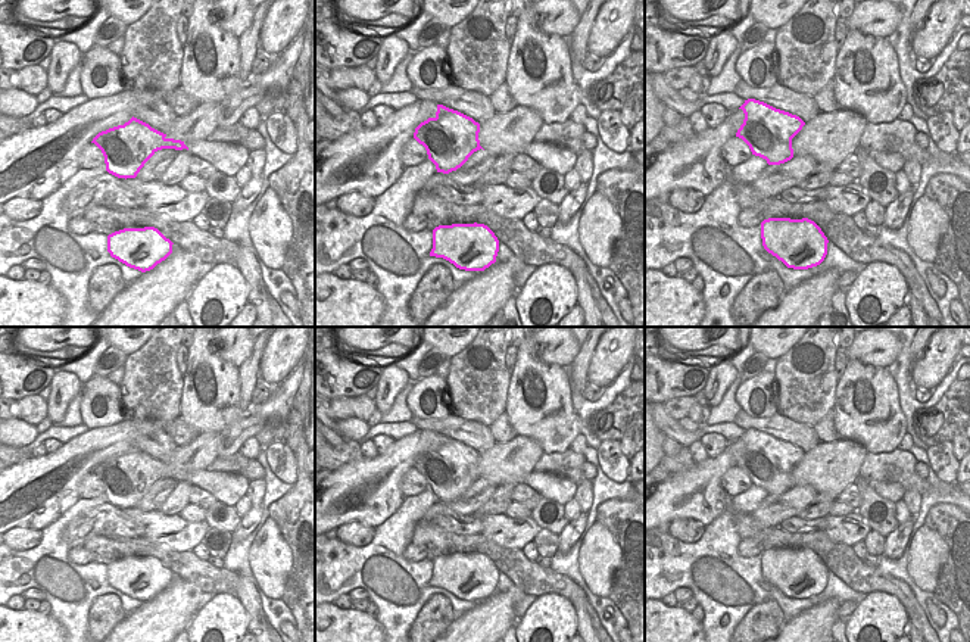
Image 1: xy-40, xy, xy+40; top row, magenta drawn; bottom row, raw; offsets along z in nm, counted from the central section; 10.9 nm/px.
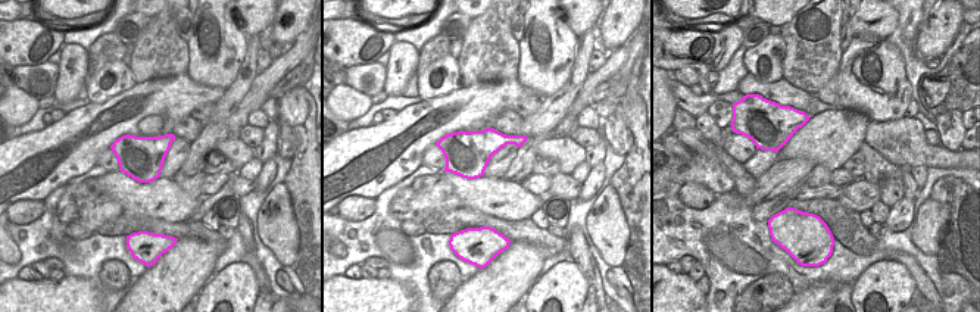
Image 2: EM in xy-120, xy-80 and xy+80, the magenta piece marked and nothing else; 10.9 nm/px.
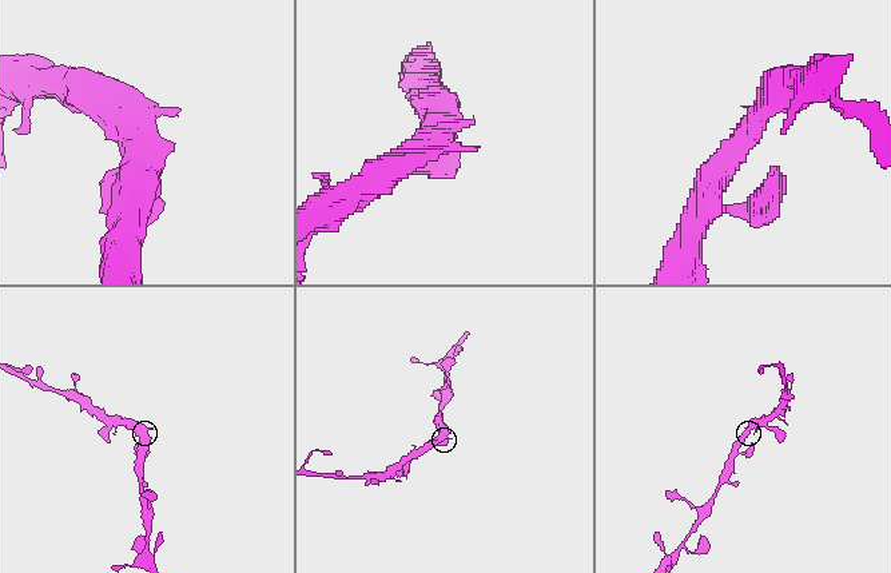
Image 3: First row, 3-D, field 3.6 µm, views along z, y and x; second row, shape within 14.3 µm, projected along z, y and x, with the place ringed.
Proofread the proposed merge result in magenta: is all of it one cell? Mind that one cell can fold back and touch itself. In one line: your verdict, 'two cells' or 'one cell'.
one cell

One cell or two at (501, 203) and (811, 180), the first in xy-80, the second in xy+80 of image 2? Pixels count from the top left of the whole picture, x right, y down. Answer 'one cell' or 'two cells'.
two cells

